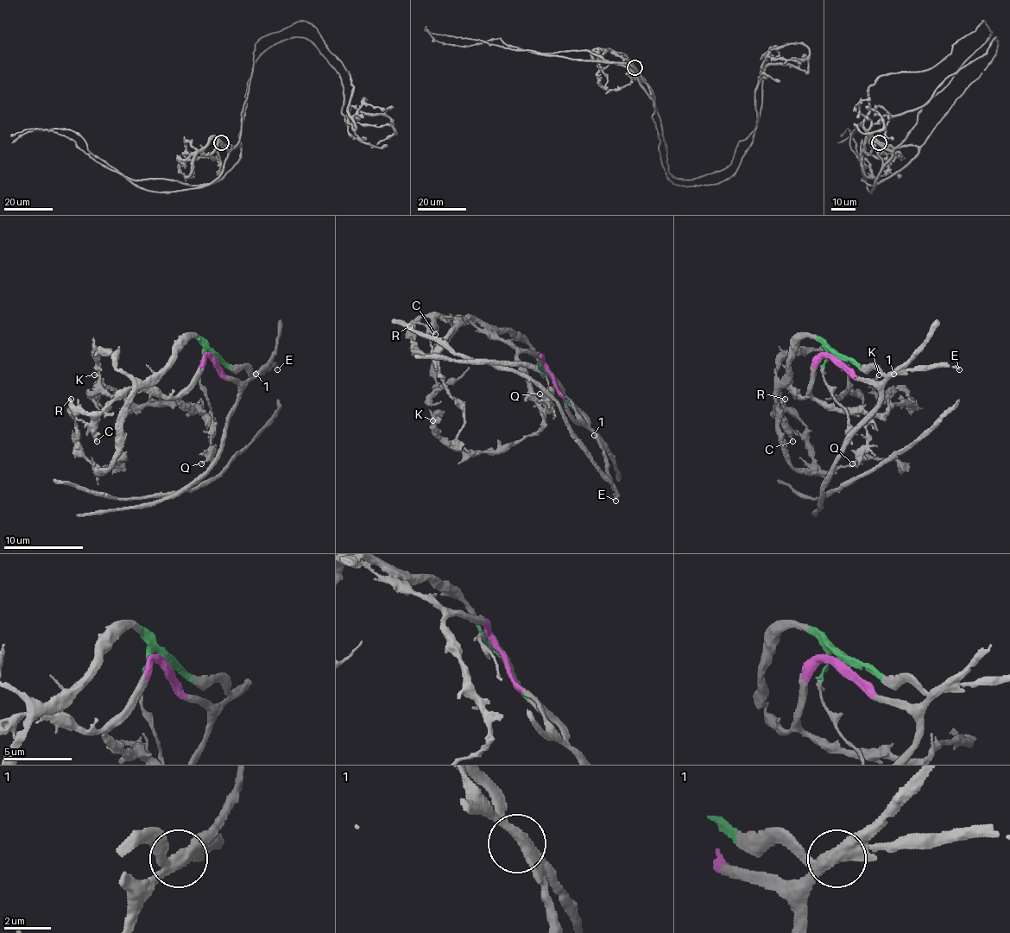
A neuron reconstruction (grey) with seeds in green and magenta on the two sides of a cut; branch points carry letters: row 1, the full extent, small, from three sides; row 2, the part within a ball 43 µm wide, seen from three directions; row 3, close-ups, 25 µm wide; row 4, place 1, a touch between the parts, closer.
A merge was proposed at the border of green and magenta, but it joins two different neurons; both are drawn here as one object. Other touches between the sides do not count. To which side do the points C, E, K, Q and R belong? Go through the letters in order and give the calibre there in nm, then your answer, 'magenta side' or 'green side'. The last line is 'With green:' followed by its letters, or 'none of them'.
C: 170 nm | magenta side
E: 220 nm | green side
K: 170 nm | magenta side
Q: 130 nm | magenta side
R: 360 nm | magenta side
With green: E

